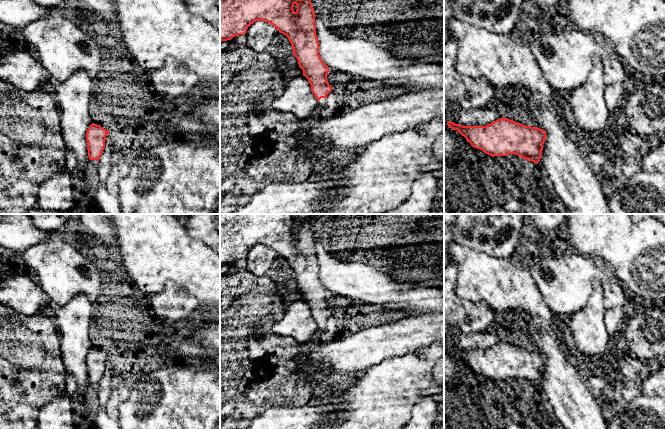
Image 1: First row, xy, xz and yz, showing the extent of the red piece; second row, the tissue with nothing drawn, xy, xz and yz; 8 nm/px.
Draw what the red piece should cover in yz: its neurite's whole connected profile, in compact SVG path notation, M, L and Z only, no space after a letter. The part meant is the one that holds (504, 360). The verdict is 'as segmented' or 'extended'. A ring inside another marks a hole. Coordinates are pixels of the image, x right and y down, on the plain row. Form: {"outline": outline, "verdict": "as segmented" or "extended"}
{"outline": "M504 341L486 350L463 350L451 345L447 349L464 360L472 371L492 381L515 378L535 388L542 381L546 364L546 355L543 353Z", "verdict": "as segmented"}

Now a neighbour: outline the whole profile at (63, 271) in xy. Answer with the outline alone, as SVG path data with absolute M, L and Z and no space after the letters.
M50 238L37 243L19 256L19 260L36 274L41 289L53 305L63 306L79 294L85 294L92 303L106 292L103 268L96 258L63 240Z

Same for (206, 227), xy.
M186 214L183 223L190 236L203 241L220 255L220 214Z

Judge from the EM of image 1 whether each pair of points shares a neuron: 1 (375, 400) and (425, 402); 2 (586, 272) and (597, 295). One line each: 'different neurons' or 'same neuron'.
1: different neurons
2: different neurons

